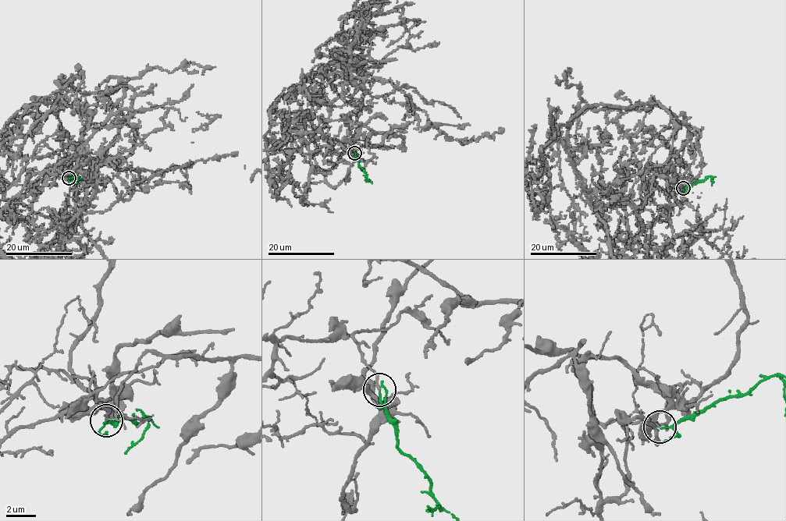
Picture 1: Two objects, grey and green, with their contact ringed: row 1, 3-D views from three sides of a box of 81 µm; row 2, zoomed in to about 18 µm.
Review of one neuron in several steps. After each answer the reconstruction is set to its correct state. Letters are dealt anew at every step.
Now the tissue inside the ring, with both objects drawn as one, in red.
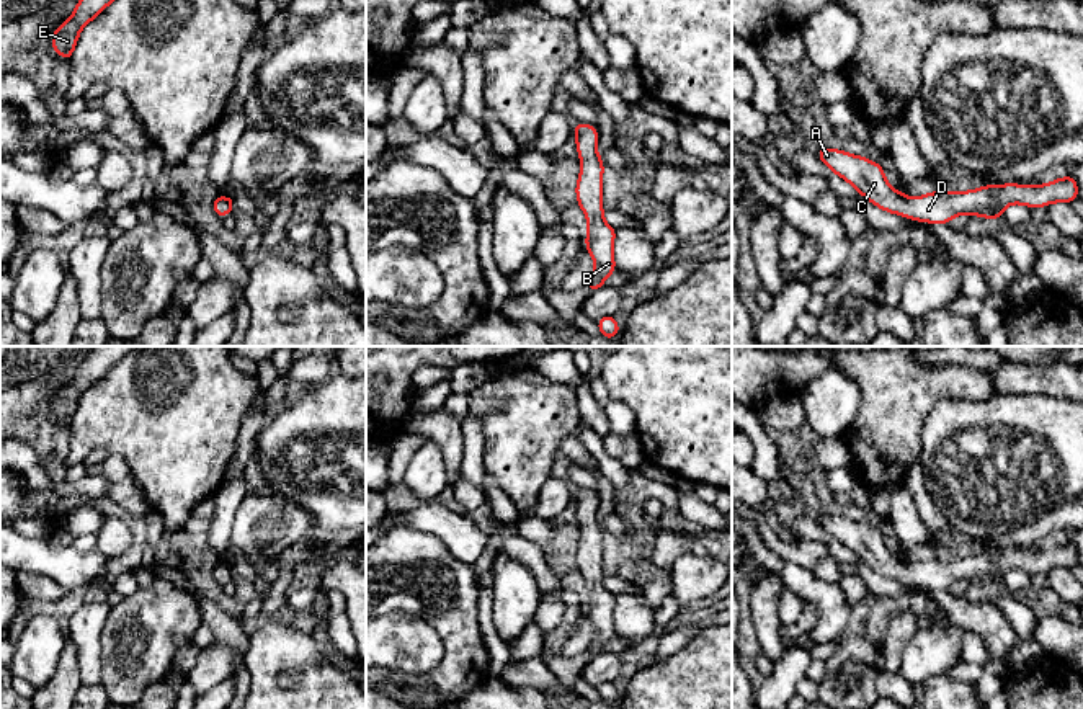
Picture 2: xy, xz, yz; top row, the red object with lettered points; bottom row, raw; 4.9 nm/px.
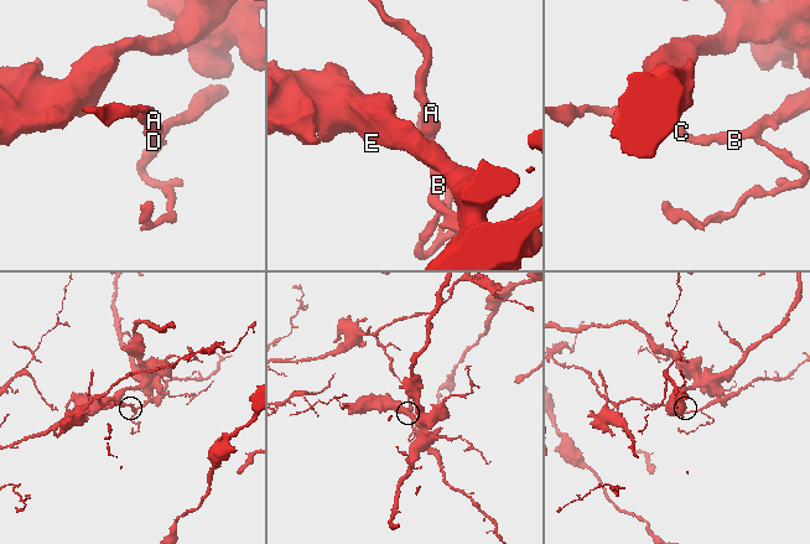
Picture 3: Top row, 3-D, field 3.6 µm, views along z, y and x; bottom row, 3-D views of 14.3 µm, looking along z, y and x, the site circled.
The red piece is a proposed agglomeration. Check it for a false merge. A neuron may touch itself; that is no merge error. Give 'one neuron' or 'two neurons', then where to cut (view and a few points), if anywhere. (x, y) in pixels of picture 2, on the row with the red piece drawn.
one neuron | no cut

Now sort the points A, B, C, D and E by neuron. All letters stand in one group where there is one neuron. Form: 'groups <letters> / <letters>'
groups A B C D E

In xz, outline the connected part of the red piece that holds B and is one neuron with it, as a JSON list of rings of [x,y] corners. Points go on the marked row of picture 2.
[[[575,123],[577,154],[582,158],[582,170],[575,186],[577,203],[588,221],[588,235],[585,237],[586,252],[595,260],[595,271],[586,286],[590,292],[603,288],[604,279],[614,273],[616,261],[613,245],[616,229],[603,219],[603,168],[601,155],[596,152],[598,127]]]

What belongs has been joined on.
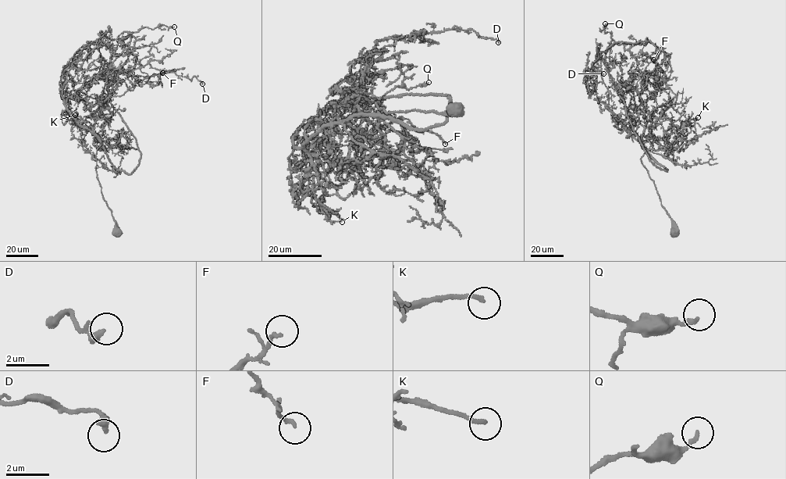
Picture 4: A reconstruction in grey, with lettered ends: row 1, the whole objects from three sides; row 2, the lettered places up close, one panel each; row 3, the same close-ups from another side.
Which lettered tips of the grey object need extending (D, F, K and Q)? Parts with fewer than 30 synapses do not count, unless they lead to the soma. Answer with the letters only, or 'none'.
none

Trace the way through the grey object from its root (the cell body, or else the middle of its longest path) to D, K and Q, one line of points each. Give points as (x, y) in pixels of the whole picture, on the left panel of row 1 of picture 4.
D: (118, 232), (97, 176), (101, 141), (94, 130), (117, 76), (149, 63), (202, 84)
K: (118, 232), (97, 176), (101, 141), (78, 123), (65, 99), (69, 104), (61, 115), (75, 115)
Q: (118, 232), (97, 176), (95, 118), (132, 50), (125, 48), (130, 35), (174, 26)

